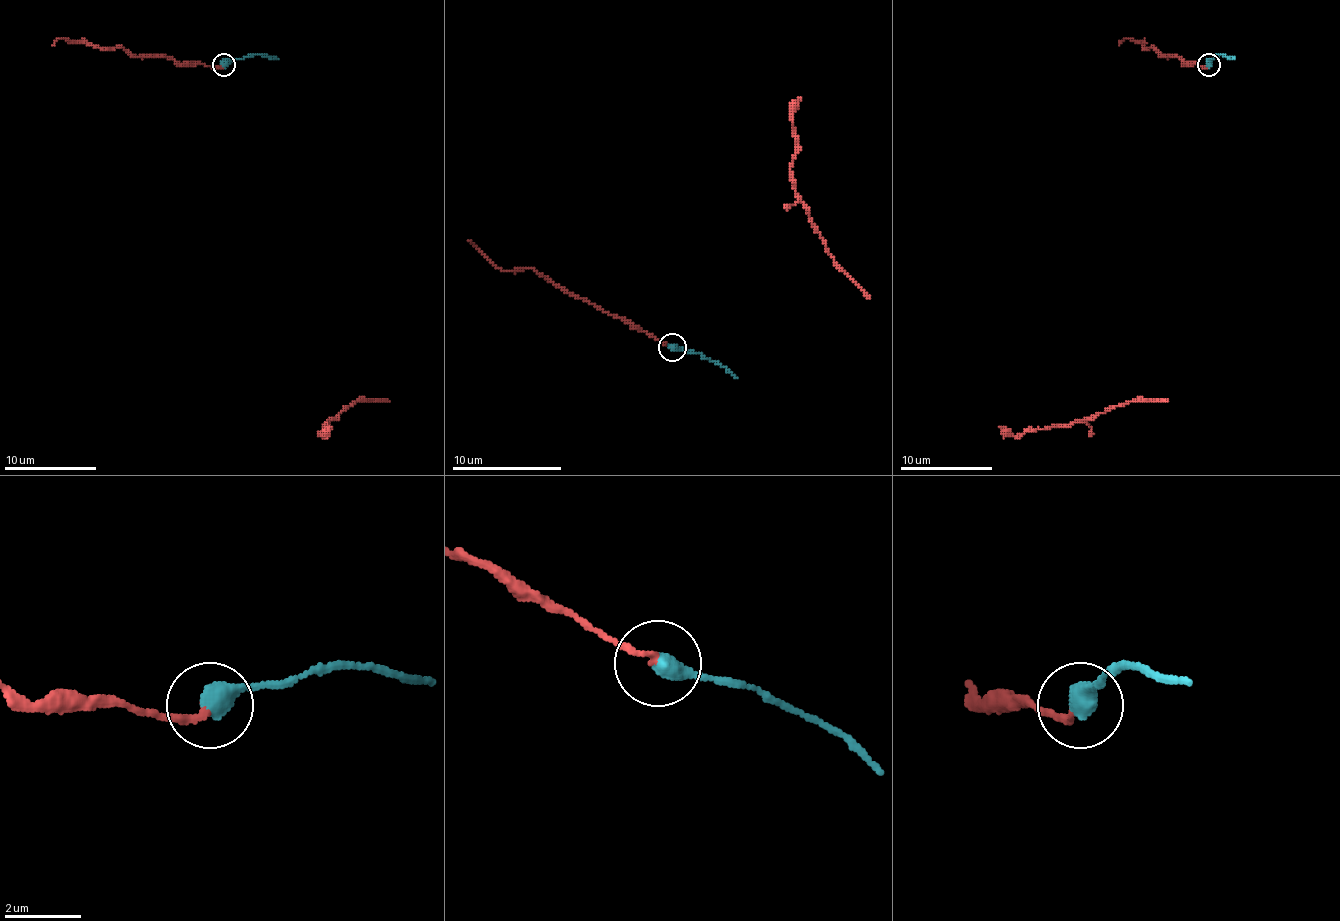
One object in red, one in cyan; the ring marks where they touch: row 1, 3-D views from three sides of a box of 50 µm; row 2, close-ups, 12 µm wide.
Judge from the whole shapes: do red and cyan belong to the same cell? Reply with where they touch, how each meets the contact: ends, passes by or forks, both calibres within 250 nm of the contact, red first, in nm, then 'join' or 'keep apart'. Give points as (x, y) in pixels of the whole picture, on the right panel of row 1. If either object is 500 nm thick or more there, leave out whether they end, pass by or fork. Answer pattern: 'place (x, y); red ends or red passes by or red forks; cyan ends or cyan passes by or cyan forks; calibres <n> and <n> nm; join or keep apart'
place (1208, 64); calibres 160 and 550 nm; keep apart

